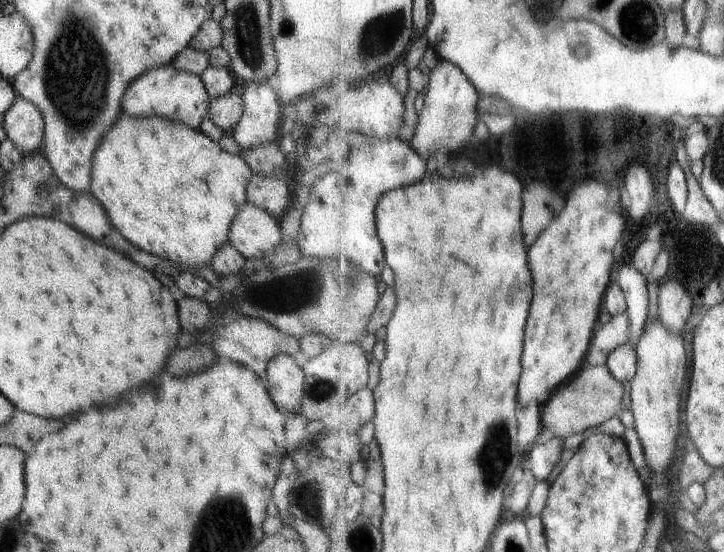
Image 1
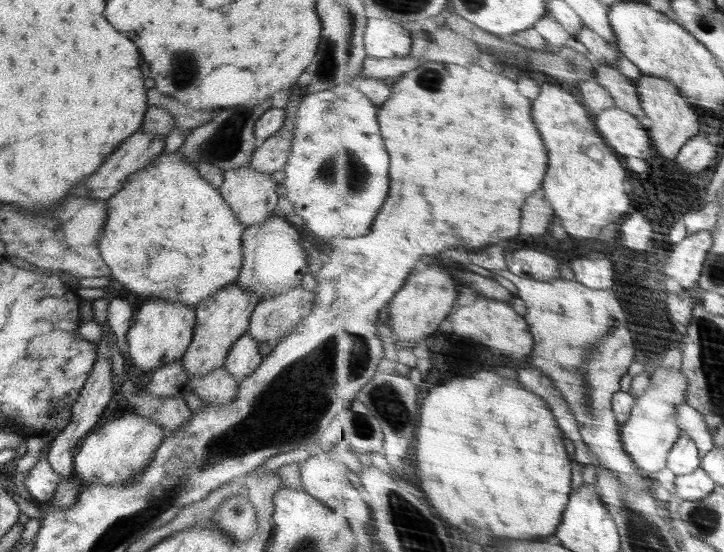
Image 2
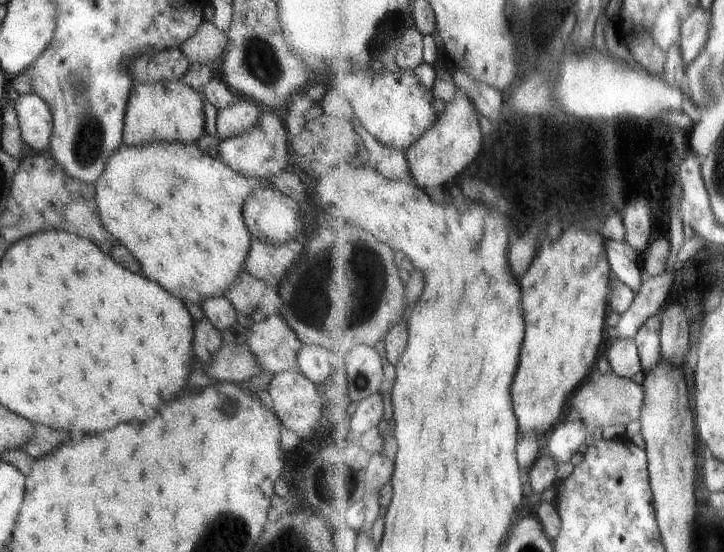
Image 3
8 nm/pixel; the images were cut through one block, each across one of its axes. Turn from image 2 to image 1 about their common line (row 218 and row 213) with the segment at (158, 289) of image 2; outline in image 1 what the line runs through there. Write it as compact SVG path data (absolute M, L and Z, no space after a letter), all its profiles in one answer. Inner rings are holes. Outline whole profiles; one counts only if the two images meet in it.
M122 114L120 120L114 124L114 128L110 128L110 132L104 136L102 144L99 144L94 151L92 162L91 192L100 200L100 204L102 204L106 214L108 214L110 222L114 224L114 228L116 228L122 236L126 236L126 240L128 240L130 244L134 244L136 248L140 248L140 250L144 250L144 252L148 252L148 254L166 258L166 260L170 260L170 262L174 262L174 264L178 264L178 266L185 266L186 269L182 270L184 272L190 271L190 269L203 269L204 267L208 267L216 251L229 242L229 232L232 221L247 202L247 184L253 176L251 168L246 164L246 161L240 154L233 155L222 150L217 142L212 141L199 128L193 129L185 124L175 123L170 119L160 117L134 120L134 118L128 118L126 114Z

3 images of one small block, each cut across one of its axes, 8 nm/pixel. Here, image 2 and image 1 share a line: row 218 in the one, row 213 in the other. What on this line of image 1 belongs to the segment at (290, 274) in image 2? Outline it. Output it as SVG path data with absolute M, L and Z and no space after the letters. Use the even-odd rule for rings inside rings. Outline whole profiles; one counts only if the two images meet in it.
M253 174L247 184L246 198L248 203L261 208L276 221L280 221L283 214L293 206L290 204L288 188L283 178L273 179Z

